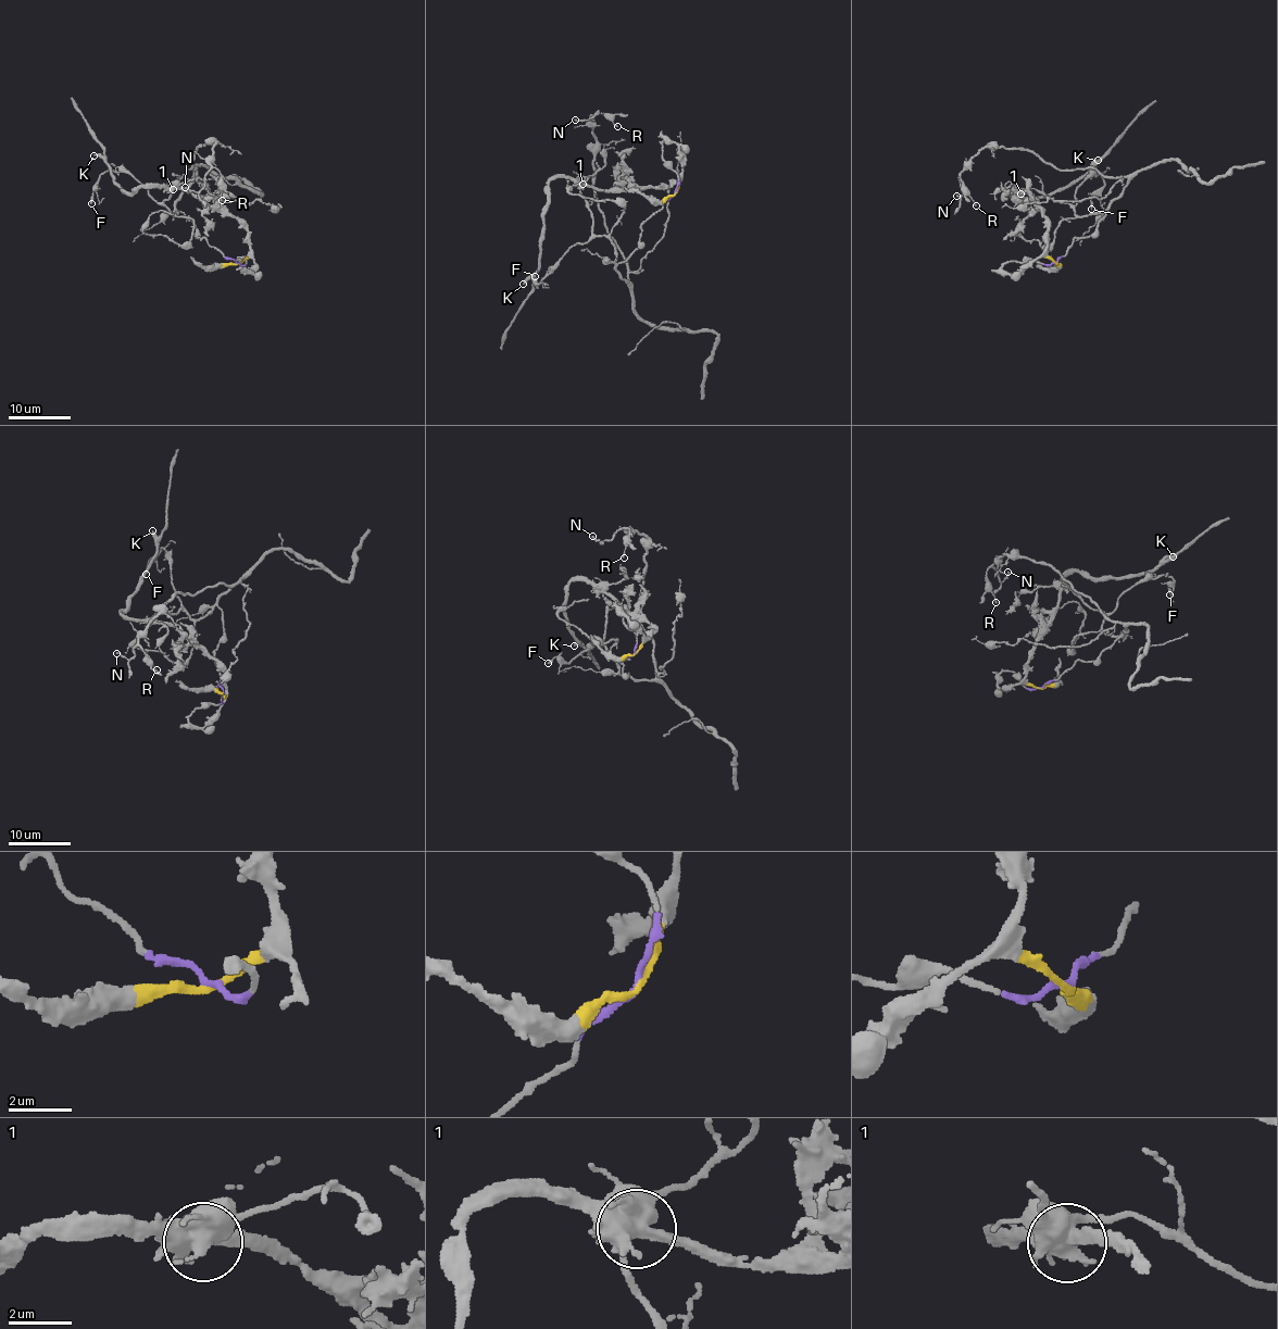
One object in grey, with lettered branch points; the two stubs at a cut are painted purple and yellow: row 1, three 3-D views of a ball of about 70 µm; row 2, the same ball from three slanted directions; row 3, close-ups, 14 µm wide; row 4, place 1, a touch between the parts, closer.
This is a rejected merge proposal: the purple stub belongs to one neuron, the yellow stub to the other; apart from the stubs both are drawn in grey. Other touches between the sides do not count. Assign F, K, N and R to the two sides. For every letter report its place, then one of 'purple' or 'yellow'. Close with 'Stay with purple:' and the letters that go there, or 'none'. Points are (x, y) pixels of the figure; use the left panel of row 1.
F: (91, 203) | purple
K: (94, 155) | yellow
N: (185, 187) | purple
R: (222, 200) | purple
Stay with purple: F, N, R

